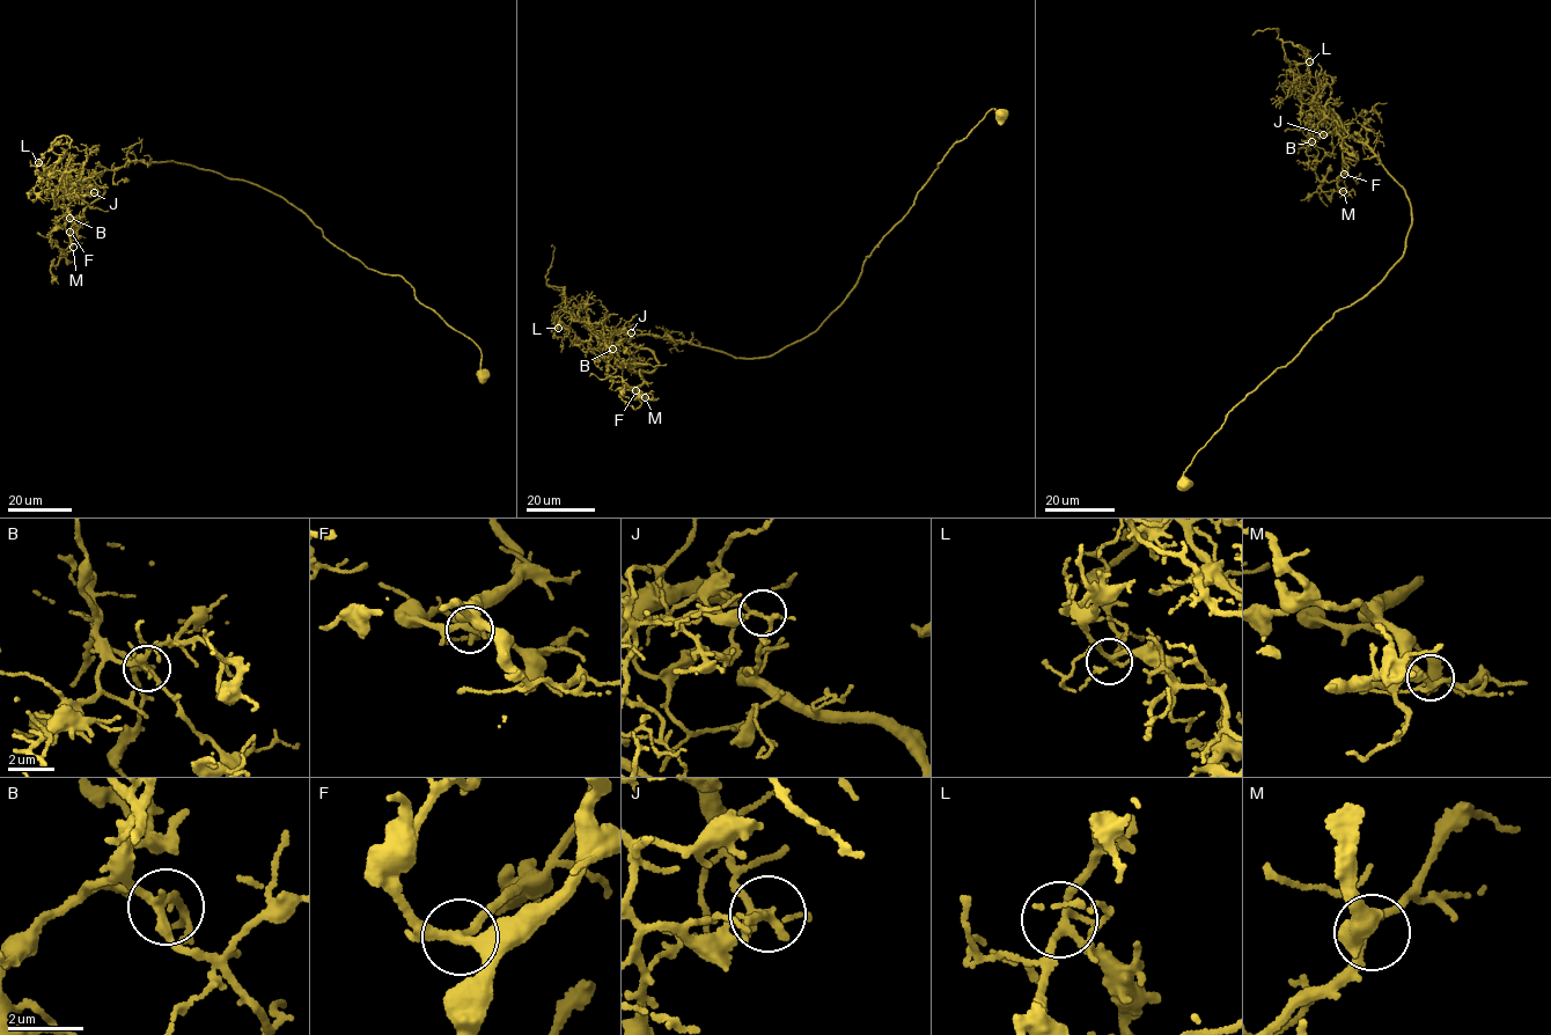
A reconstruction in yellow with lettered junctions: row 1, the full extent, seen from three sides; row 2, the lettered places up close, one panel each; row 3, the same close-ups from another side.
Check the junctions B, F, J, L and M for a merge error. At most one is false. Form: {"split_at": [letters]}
{"split_at": ["J"]}

